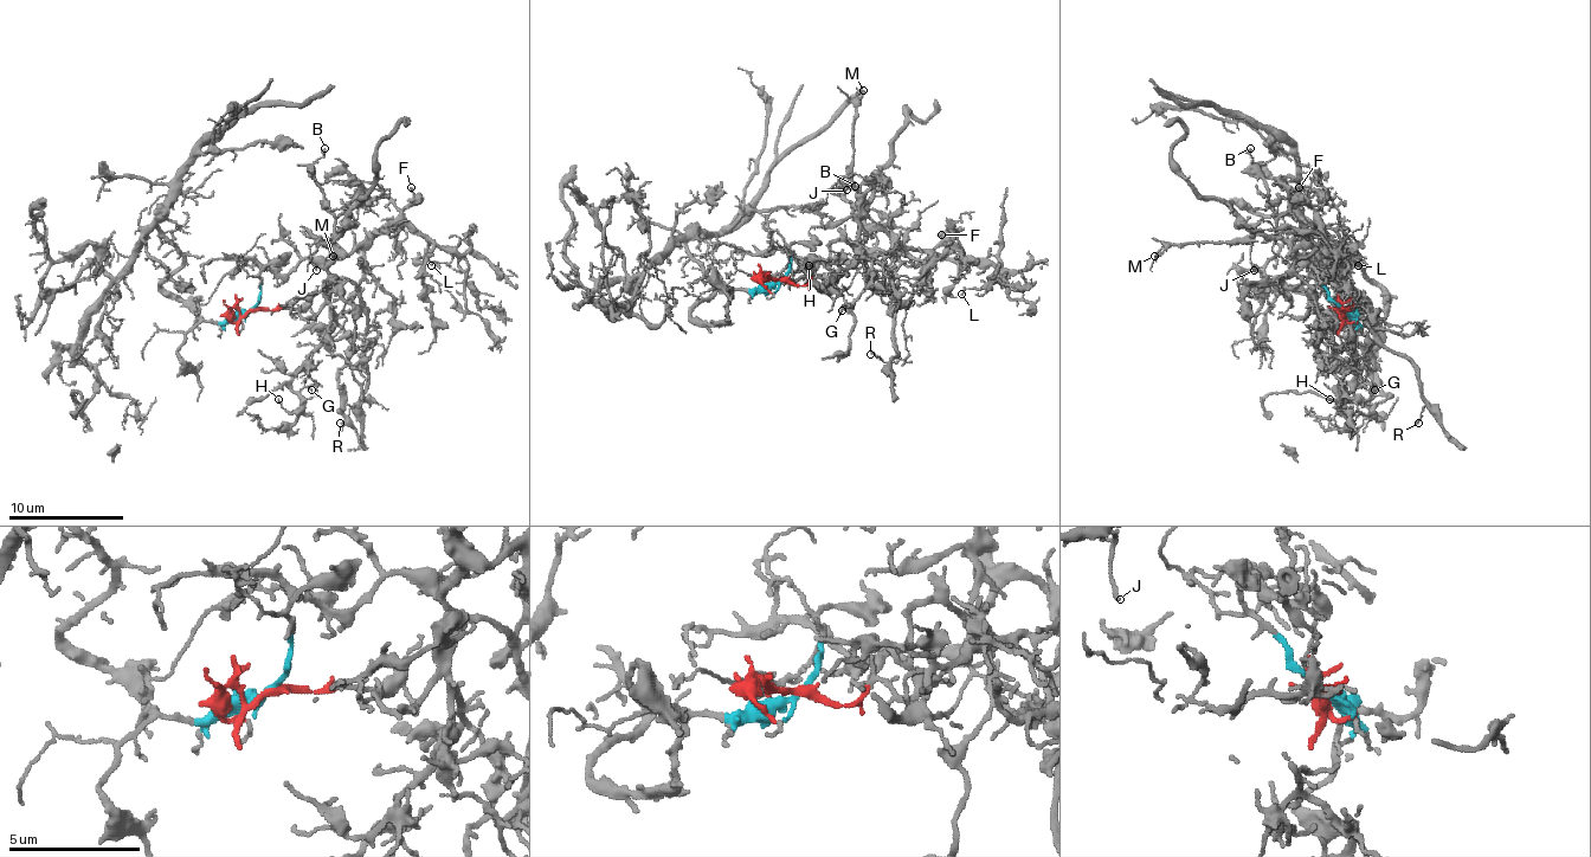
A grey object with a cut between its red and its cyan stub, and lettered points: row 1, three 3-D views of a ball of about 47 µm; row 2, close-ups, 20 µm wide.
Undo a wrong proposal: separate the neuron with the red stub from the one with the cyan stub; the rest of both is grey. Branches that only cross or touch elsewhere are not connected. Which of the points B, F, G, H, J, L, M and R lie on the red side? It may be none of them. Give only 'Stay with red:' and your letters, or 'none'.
Stay with red: B, F, G, H, J, L, M, R

